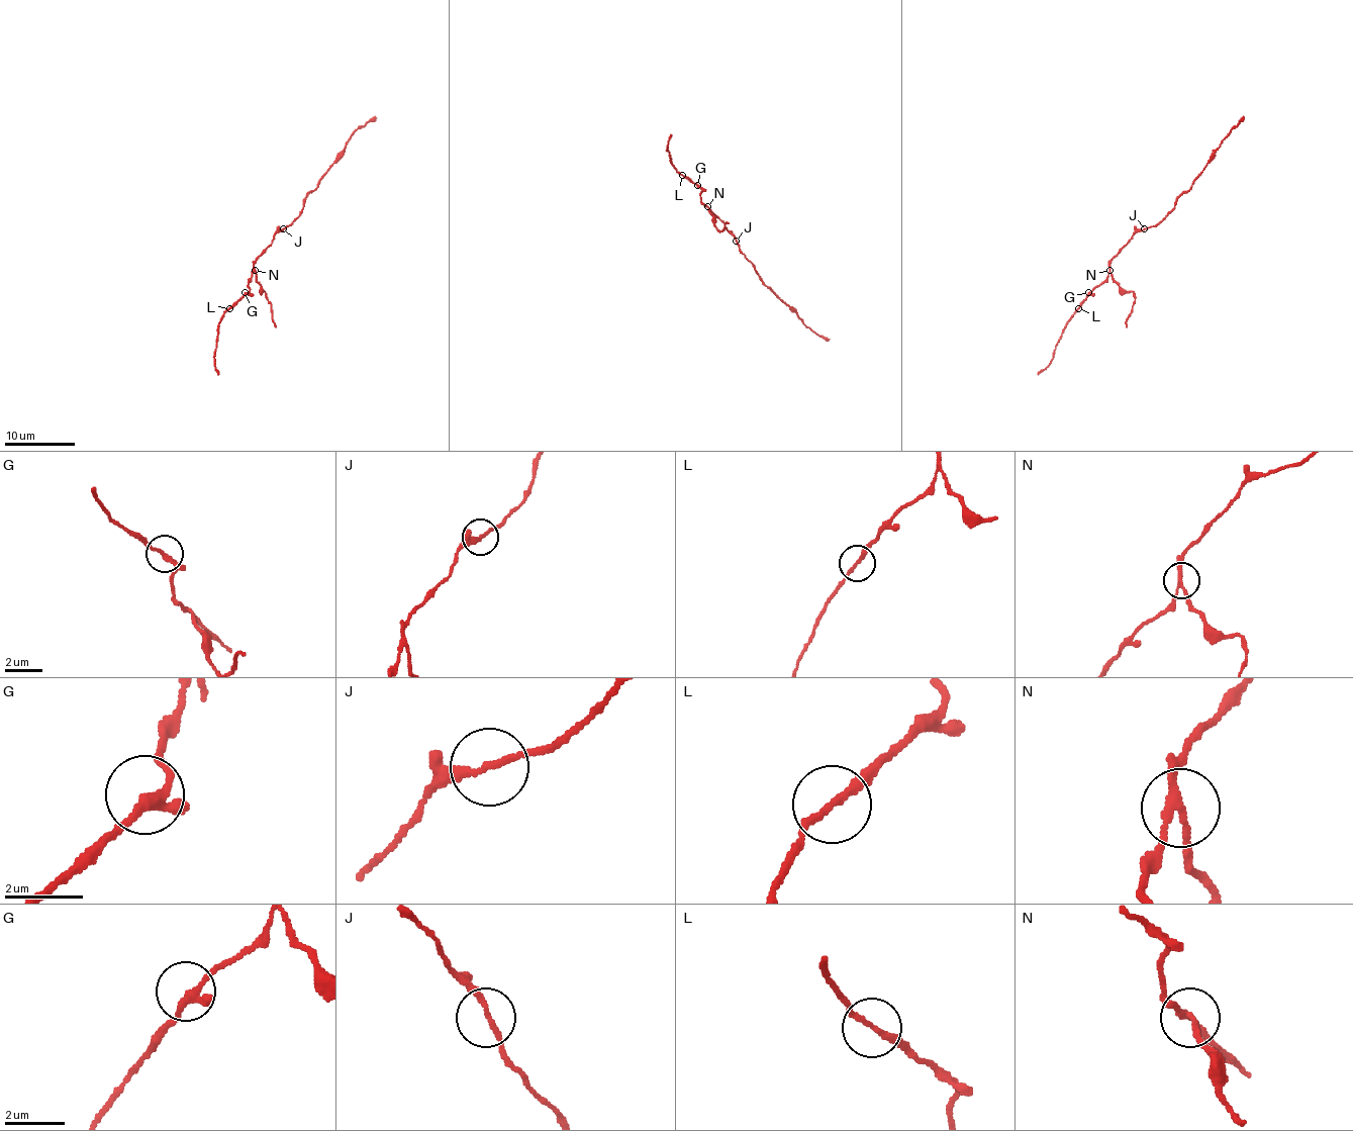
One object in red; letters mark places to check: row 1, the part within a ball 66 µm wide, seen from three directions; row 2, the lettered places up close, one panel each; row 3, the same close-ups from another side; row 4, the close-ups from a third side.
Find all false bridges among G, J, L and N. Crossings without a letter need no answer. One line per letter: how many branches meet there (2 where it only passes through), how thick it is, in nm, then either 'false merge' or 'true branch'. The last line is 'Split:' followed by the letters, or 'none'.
G: 3 branches meet; 200 nm thick; true branch
J: 2 branches meet; 160 nm thick; true branch
L: 2 branches meet; 180 nm thick; true branch
N: 3 branches meet; 170 nm thick; false merge
Split: N

